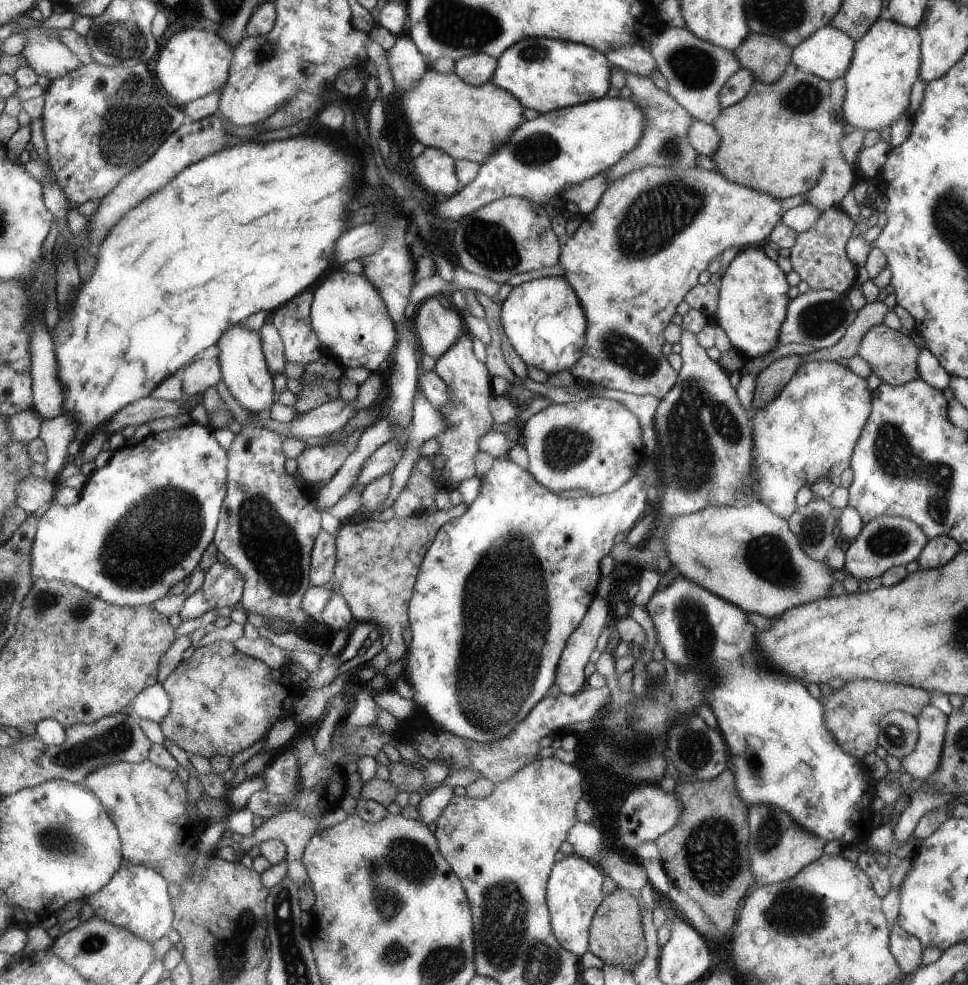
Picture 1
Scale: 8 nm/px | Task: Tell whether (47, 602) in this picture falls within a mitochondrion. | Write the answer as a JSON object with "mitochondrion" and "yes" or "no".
{"mitochondrion":"yes"}

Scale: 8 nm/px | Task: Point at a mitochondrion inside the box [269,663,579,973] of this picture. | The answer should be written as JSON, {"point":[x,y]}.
{"point":[404,866]}

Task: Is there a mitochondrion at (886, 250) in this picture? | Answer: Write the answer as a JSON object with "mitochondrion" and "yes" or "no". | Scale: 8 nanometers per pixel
{"mitochondrion":"no"}

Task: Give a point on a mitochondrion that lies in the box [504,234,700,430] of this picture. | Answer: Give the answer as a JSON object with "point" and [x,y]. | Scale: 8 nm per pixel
{"point":[620,349]}

